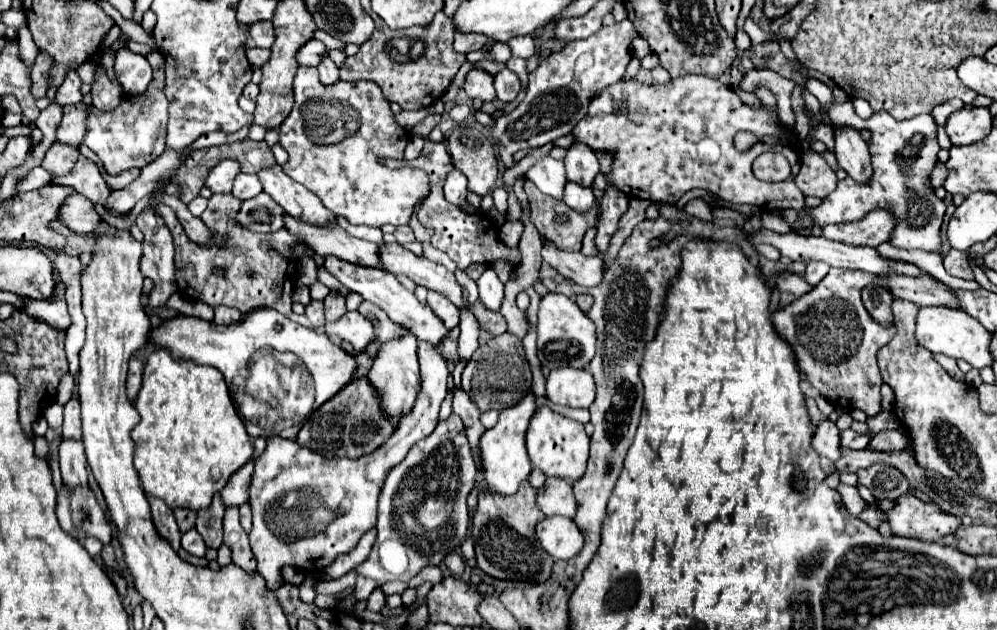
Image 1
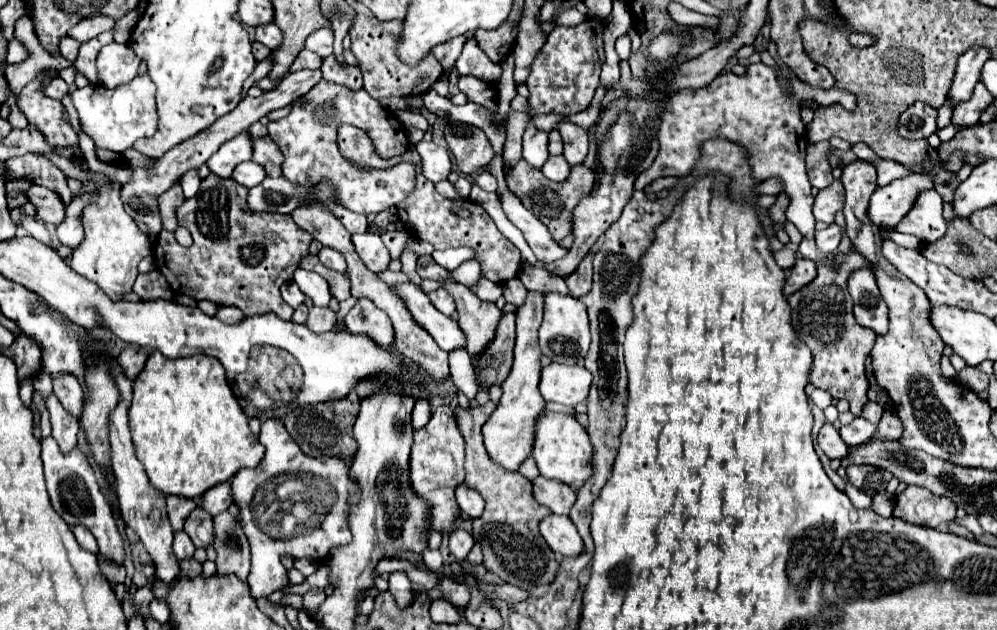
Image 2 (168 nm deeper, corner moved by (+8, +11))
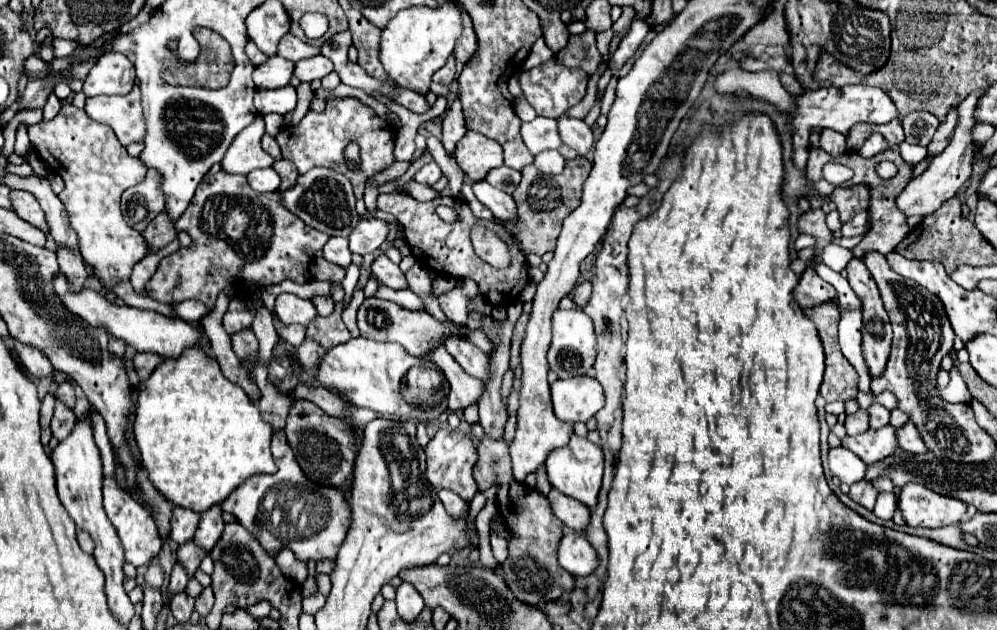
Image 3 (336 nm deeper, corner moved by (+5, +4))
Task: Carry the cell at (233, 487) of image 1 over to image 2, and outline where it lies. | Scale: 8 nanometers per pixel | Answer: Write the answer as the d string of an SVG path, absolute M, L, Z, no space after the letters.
M231 482L217 484L215 488L209 488L209 492L205 492L201 496L201 506L211 516L217 516L219 512L225 512L231 506L231 502L233 502L233 498L231 498Z

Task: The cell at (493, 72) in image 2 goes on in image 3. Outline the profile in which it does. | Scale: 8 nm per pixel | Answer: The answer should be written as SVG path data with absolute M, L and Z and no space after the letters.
M462 11L462 35L460 39L456 41L456 49L454 49L454 57L460 61L460 63L468 63L470 61L470 55L474 55L474 47L478 47L478 39L474 35L474 29L472 29L472 21L468 17L466 11Z

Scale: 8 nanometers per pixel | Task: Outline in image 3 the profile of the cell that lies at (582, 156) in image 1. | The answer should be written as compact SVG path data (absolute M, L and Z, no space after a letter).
M562 115L558 119L558 129L562 143L576 149L580 155L588 155L594 147L594 135L592 129L582 119L572 119L568 115Z

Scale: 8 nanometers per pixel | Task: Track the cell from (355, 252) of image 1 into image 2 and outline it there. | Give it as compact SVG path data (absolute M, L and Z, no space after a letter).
M373 232L353 234L351 242L355 246L355 252L359 254L363 264L371 272L383 272L383 270L387 270L391 258L389 258L389 252L387 252L385 244L381 242L379 234L373 234Z

